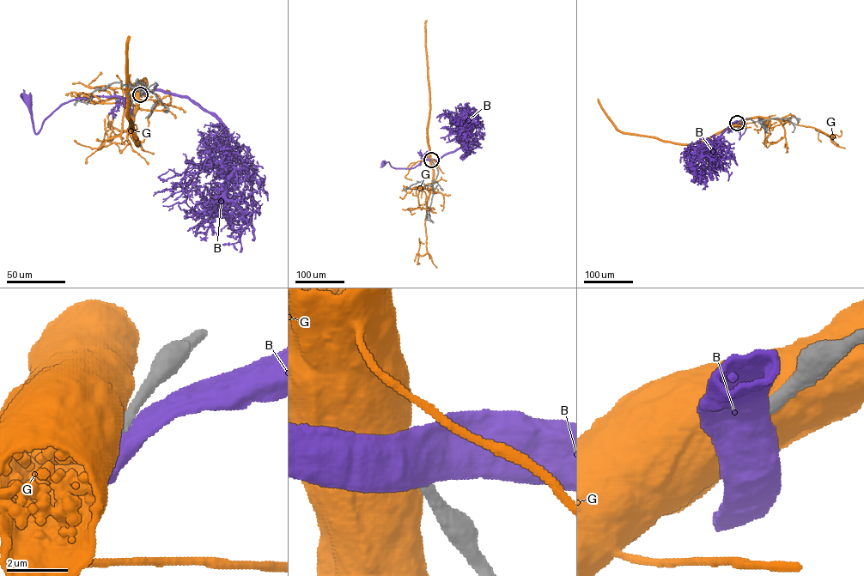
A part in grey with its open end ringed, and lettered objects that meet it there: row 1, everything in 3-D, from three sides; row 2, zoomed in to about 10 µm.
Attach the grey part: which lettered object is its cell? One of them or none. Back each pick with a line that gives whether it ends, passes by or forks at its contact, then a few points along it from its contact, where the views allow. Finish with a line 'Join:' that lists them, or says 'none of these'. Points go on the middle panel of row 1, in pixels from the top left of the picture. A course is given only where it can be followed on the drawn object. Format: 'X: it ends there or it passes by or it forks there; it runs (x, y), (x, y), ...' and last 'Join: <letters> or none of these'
Join: none of these

